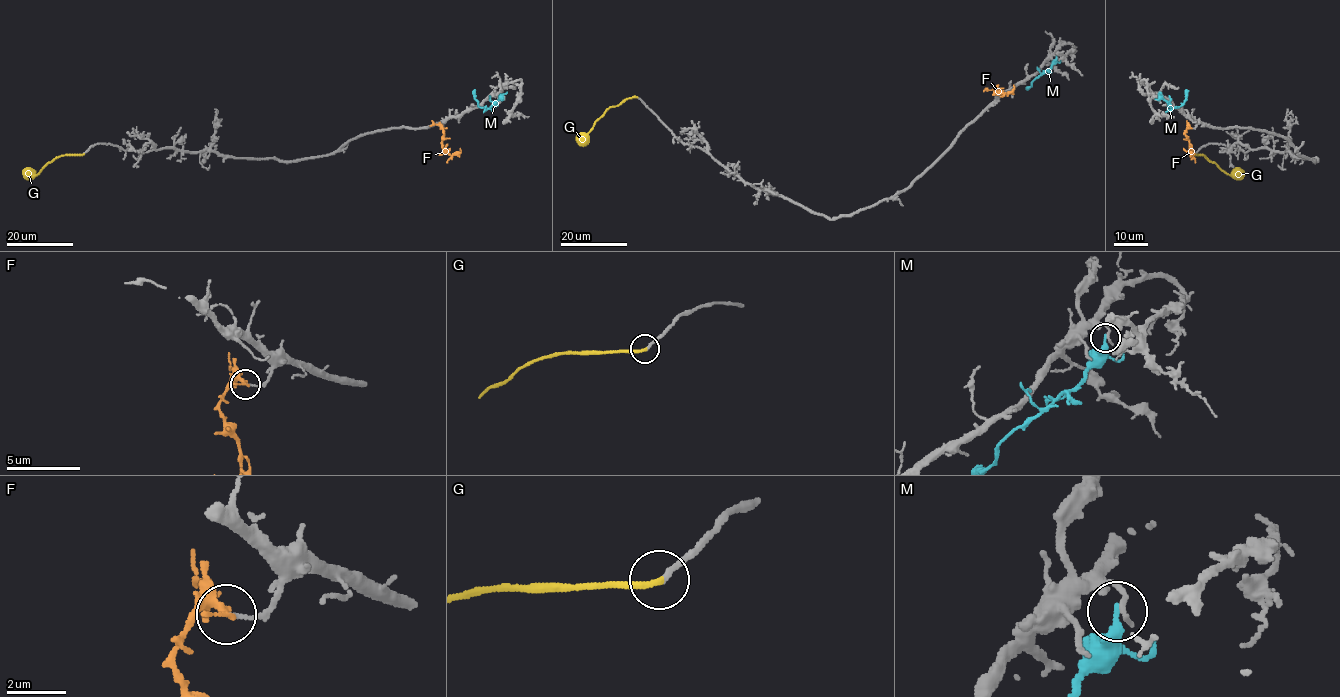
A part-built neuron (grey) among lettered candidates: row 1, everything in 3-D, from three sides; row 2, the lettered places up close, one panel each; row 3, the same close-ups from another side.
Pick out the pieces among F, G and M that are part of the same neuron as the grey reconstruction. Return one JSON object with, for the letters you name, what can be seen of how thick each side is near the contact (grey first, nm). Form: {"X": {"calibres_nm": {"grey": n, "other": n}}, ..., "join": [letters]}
{"G": {"calibres_nm": {"grey": 170, "other": 240}}, "join": ["G"]}

